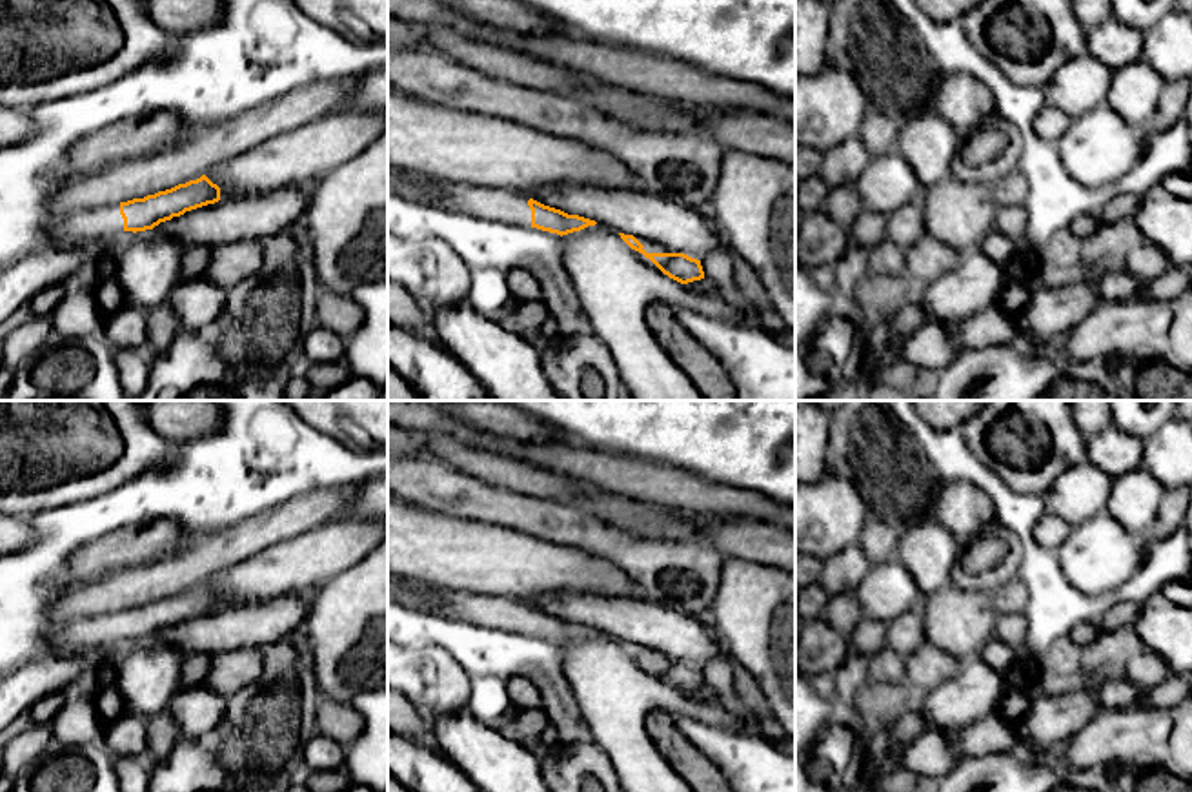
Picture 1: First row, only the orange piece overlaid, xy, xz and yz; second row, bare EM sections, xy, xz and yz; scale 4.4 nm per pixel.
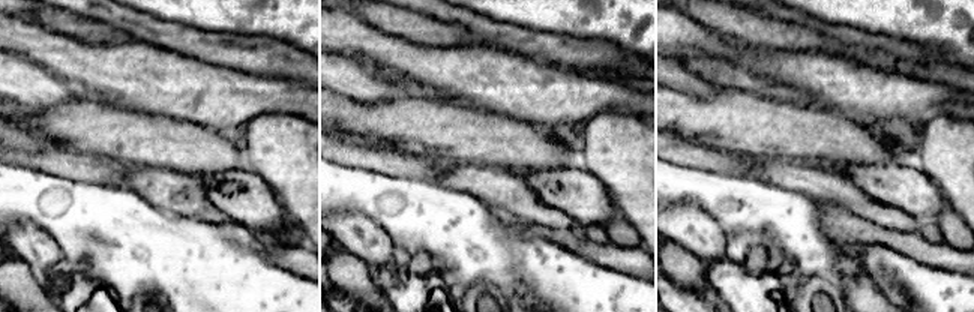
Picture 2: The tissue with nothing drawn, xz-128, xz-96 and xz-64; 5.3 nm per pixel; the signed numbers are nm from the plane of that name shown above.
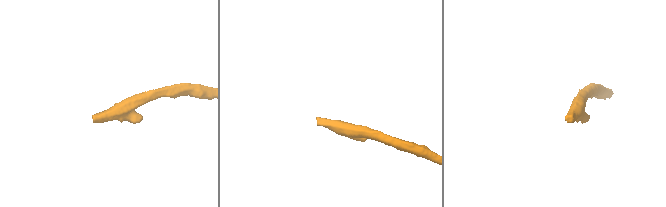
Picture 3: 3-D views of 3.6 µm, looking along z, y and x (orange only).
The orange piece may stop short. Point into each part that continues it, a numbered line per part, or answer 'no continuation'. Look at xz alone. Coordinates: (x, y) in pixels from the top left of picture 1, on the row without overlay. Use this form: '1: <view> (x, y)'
1: xz (497, 612)

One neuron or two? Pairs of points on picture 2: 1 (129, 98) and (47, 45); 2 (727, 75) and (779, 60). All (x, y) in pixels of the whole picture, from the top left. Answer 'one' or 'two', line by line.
1: one
2: two

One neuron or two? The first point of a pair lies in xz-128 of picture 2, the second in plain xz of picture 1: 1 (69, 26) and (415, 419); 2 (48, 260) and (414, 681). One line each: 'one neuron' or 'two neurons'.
1: one neuron
2: one neuron

